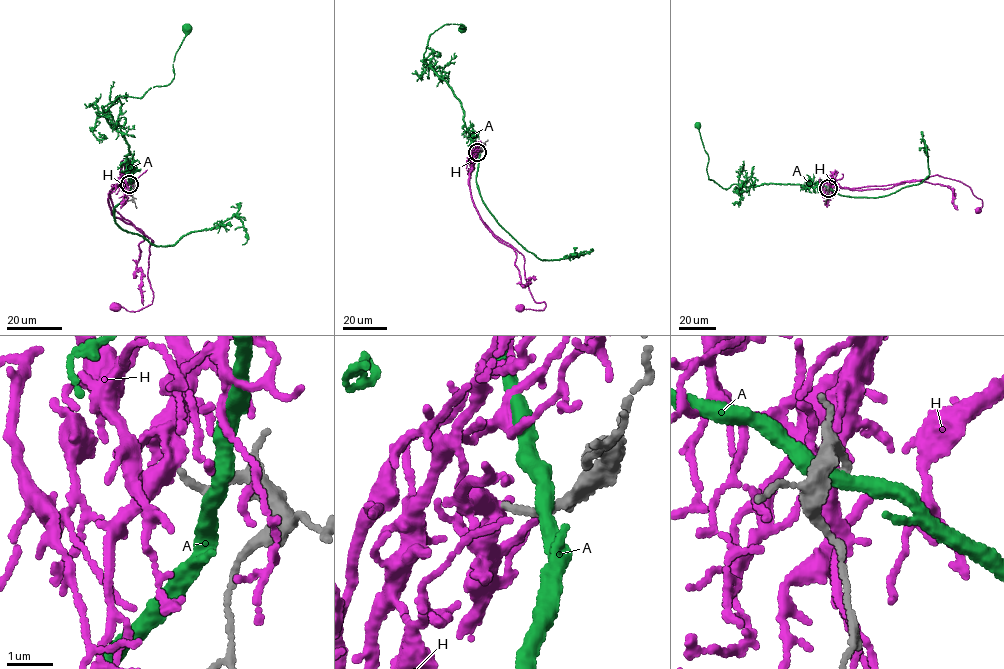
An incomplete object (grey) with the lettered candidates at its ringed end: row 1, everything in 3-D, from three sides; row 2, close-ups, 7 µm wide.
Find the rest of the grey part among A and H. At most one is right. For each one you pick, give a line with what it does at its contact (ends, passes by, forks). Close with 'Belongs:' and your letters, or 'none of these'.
H: it forks
Belongs: H

